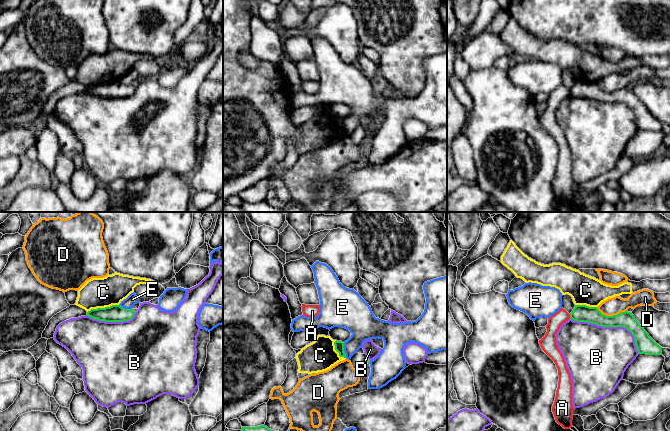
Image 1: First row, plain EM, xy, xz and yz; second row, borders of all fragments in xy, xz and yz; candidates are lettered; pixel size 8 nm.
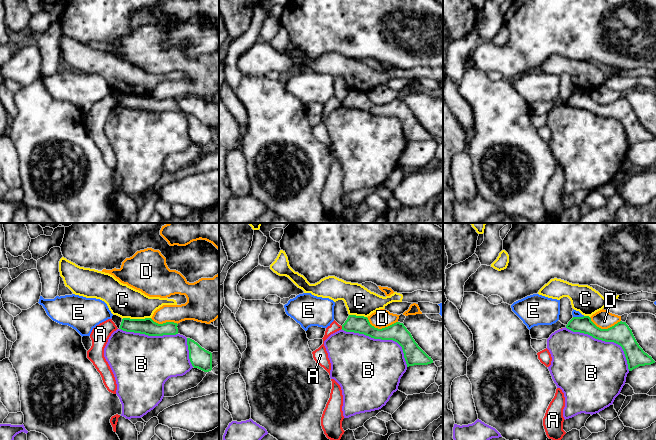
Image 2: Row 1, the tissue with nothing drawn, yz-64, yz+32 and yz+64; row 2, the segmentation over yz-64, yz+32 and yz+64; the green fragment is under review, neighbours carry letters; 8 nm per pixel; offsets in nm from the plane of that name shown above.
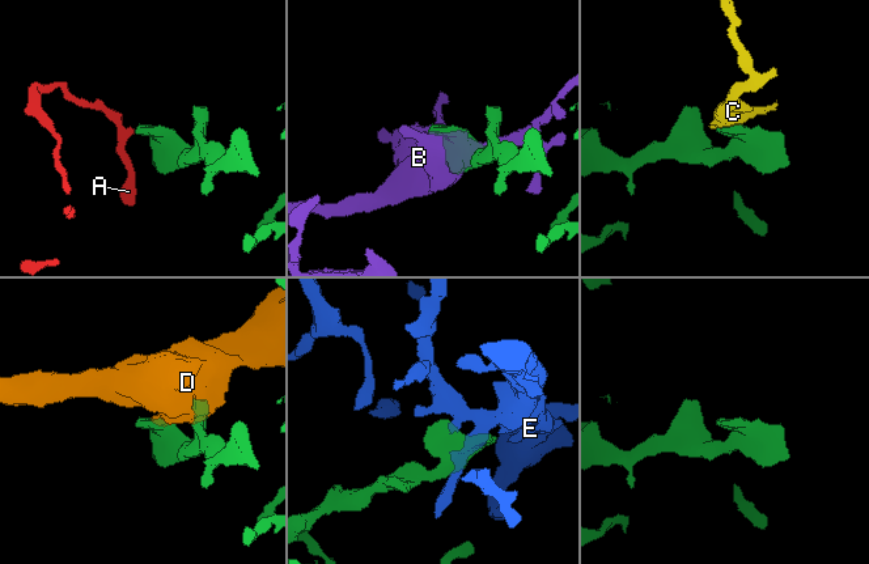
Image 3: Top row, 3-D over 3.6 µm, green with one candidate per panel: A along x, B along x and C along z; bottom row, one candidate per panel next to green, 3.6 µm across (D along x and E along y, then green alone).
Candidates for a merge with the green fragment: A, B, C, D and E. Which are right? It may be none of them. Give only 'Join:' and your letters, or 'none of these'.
Join: none of these

